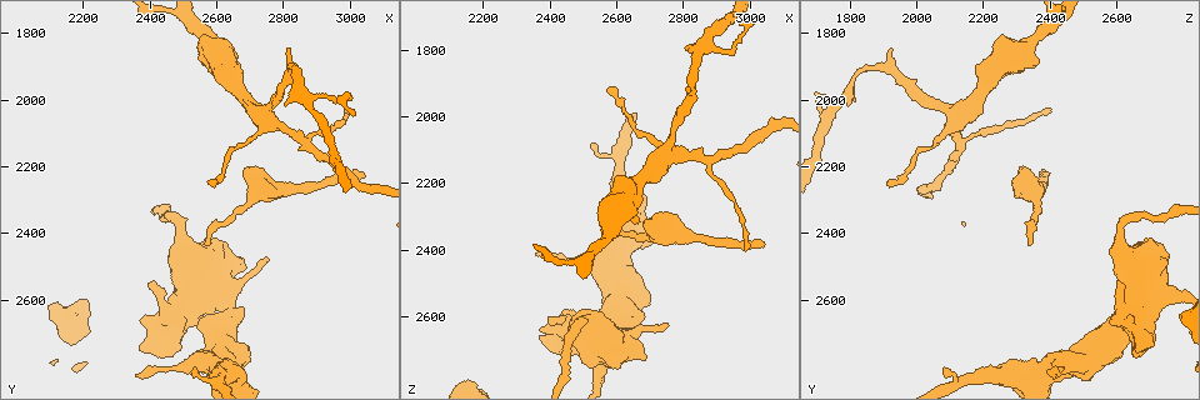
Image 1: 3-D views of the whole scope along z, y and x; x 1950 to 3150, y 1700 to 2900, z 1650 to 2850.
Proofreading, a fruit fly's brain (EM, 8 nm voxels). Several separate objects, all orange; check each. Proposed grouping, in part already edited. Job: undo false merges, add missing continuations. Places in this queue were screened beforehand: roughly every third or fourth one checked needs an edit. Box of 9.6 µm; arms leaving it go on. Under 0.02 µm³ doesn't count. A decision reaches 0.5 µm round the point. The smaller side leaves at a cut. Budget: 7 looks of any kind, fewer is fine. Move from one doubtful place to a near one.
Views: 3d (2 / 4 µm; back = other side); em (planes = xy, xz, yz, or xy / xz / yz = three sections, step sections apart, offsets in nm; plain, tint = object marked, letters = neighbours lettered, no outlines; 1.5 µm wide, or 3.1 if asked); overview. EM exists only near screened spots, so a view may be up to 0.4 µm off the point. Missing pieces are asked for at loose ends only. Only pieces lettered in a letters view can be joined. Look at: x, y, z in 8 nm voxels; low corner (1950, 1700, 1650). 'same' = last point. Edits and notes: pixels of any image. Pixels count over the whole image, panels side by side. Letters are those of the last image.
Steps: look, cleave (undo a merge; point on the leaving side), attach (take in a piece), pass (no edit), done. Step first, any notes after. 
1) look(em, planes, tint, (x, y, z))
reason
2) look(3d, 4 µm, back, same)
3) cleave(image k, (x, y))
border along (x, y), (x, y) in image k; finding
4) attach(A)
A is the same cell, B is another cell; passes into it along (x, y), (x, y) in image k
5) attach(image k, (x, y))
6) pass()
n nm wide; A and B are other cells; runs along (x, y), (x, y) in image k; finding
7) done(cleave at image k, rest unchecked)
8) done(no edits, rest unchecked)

look(em, planes, letters, (2750, 2470, 2620))
tapers out

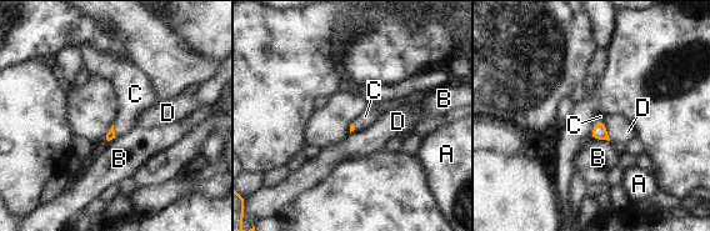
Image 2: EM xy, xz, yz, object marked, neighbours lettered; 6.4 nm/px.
attach(C)
C is the same cell, A, B and D are other cells; passes into it along (600, 132), (594, 125), (600, 116) in image 2; it goes on there

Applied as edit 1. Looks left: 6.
look(overview)

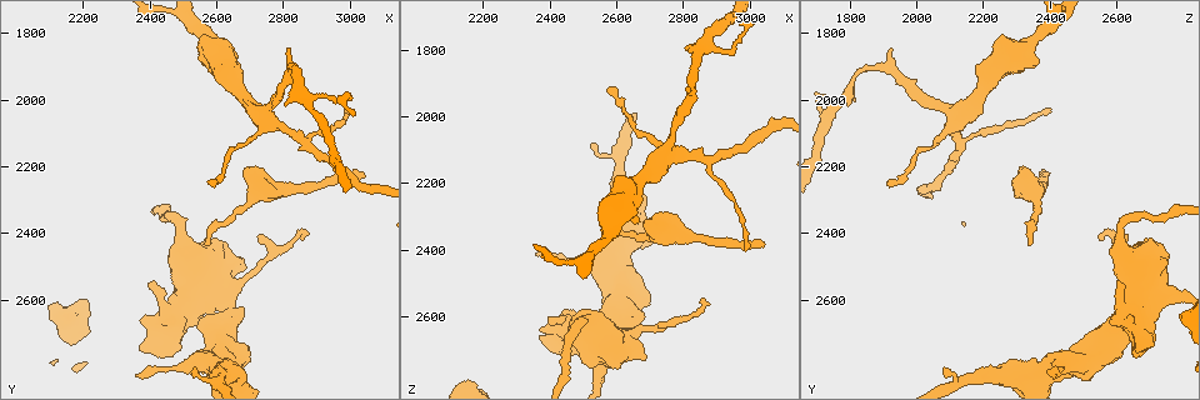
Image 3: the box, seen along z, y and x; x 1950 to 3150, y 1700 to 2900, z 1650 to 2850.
look(3d, 2 µm, (2570, 2440, 2340))
an open end

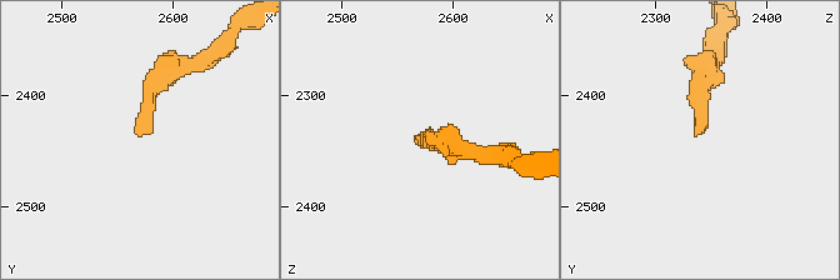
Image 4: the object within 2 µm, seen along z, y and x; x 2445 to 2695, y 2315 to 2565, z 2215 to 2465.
look(em, planes, letters, (2566, 2434, 2336))
need the tissue

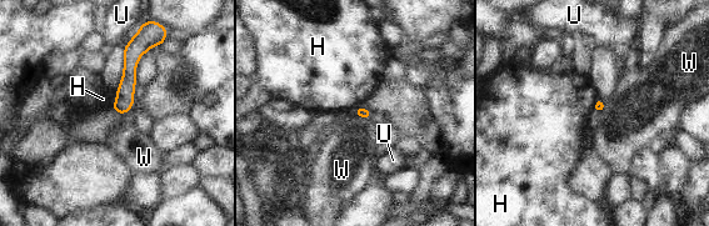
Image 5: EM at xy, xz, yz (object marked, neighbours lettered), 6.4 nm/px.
pass()
H, U and W are other cells; border along (118, 89), (111, 106) in image 5; none of them fits

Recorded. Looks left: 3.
look(3d, 2 µm, (3050, 2220, 2370))
an open end

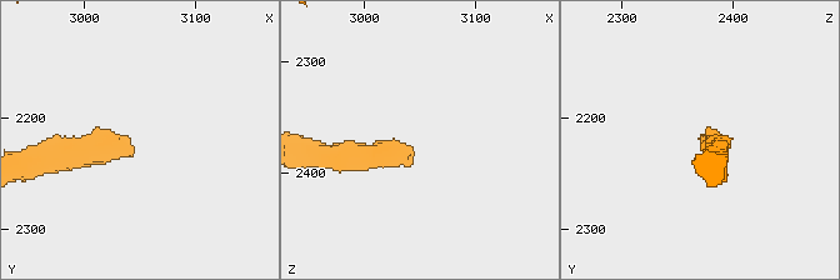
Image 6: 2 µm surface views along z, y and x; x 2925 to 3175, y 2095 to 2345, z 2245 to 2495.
look(em, xz, step 4, letters, (3046, 2224, 2378))
now the EM

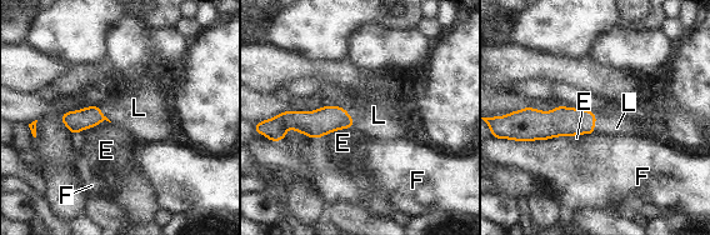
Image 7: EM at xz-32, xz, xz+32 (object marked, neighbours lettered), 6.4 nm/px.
look(em, xy, step 4, letters, same)

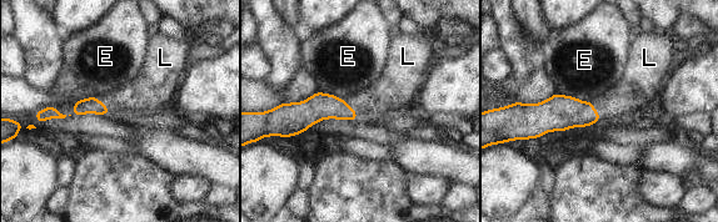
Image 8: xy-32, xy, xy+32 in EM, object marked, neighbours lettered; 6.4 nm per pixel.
attach(L)
L is the same cell, E is another cell; passes into it along (320, 106), (350, 107), (385, 94) in image 8; it goes on there

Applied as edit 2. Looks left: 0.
done(attach at image 2, attach at image 8, rest unchecked)

